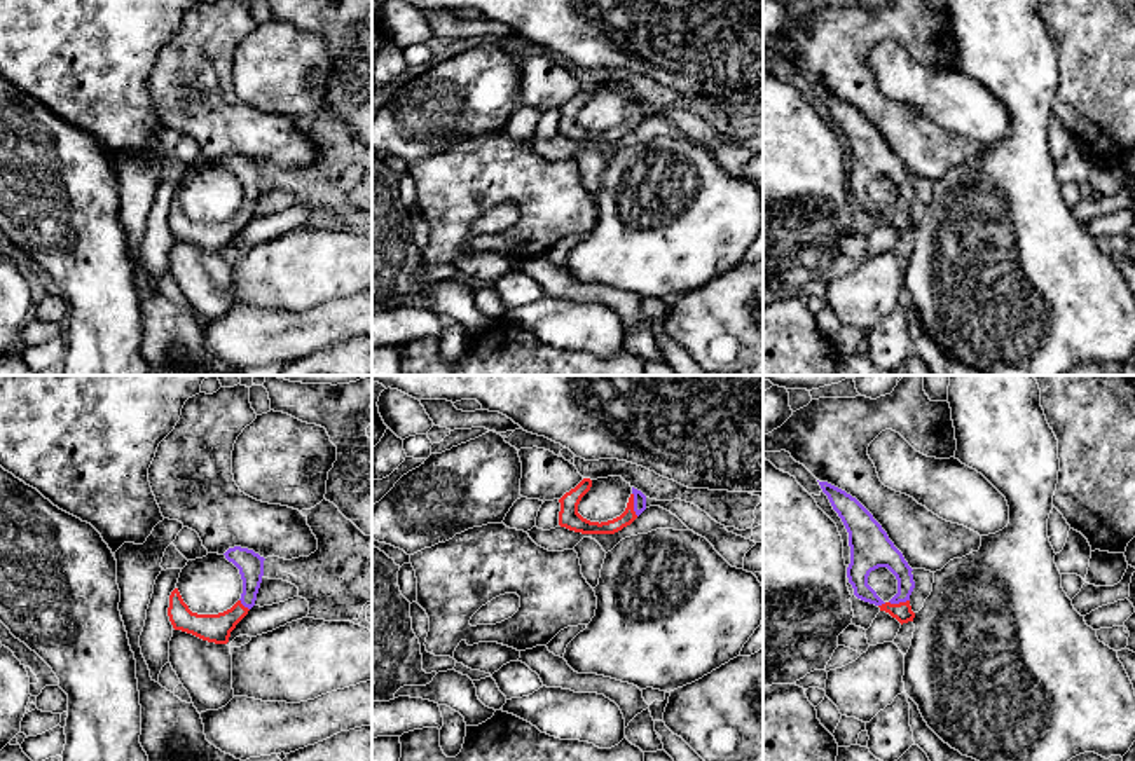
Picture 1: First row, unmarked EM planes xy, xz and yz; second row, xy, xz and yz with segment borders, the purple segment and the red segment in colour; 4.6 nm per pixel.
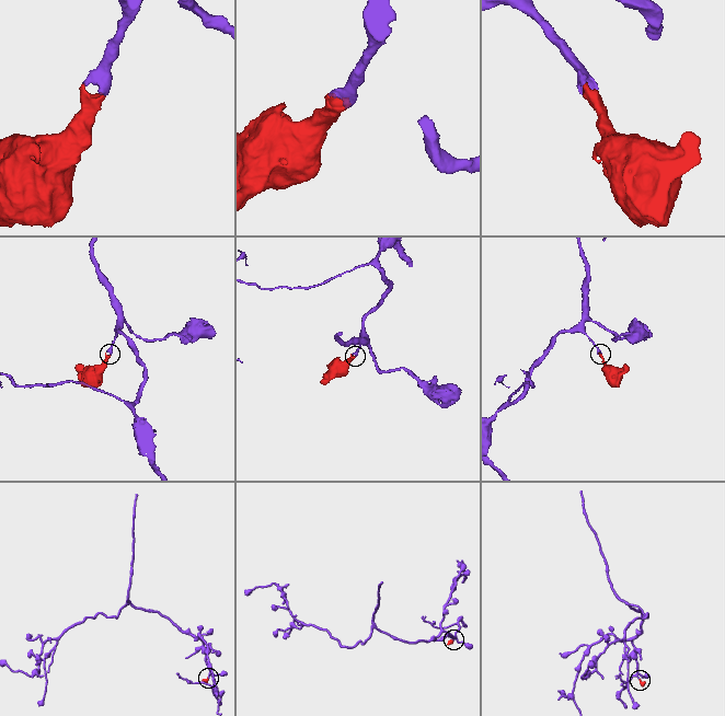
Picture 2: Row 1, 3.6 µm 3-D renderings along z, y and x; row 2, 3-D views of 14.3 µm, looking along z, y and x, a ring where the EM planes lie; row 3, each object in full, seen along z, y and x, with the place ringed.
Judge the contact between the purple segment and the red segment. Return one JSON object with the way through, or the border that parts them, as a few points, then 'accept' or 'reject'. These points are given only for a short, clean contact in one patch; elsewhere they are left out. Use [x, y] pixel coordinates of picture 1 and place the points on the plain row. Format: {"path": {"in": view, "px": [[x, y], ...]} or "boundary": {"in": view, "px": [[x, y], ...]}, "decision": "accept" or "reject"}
{"decision": "accept"}

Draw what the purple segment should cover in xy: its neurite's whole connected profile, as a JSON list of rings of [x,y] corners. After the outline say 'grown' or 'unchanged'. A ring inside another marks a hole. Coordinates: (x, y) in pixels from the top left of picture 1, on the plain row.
[[[241,155],[229,157],[224,164],[239,178],[243,189],[241,208],[224,222],[197,223],[189,218],[178,197],[175,197],[169,204],[168,216],[168,225],[175,239],[192,243],[208,251],[227,253],[230,241],[255,215],[265,168]]] | grown

